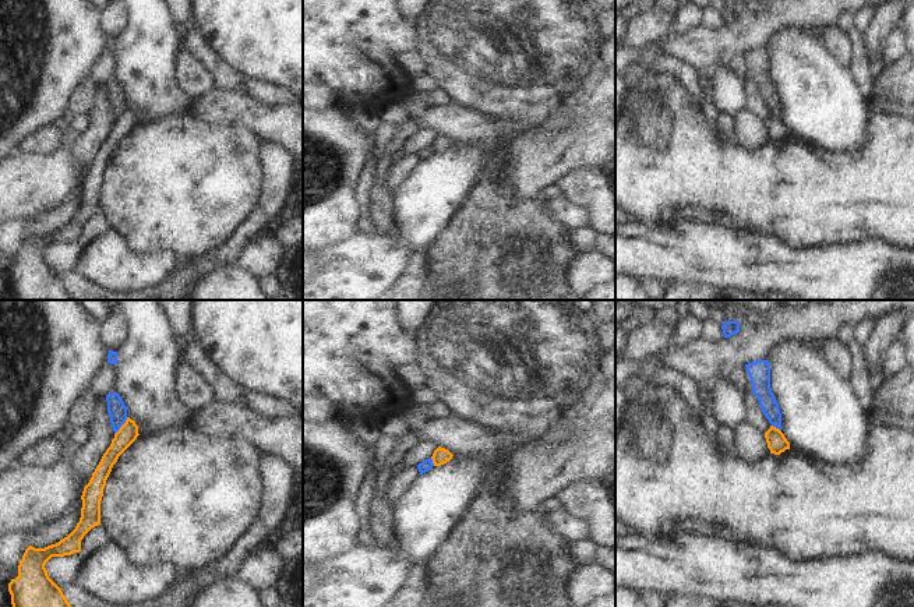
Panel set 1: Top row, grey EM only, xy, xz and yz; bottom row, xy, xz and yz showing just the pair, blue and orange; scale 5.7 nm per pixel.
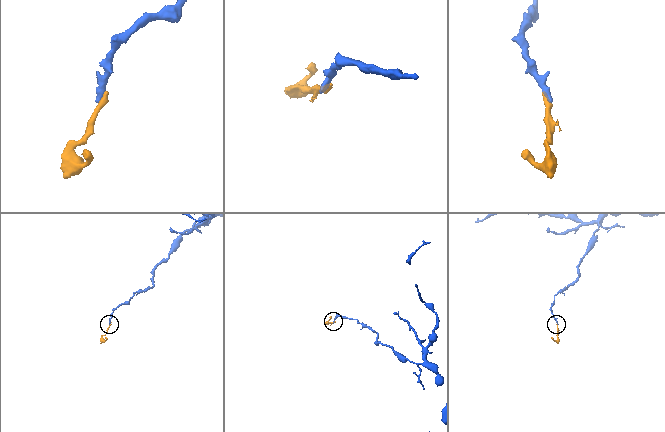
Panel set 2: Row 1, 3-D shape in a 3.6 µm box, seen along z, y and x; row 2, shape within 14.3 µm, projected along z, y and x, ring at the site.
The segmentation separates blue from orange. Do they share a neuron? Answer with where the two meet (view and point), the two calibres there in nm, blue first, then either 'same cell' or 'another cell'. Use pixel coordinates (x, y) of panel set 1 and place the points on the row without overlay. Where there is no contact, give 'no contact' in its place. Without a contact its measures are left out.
xy (122, 112) | 110/110 nm | another cell

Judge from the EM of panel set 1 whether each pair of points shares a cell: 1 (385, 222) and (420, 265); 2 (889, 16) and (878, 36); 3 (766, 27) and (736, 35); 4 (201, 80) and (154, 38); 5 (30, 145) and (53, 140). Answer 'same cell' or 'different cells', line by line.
1: same cell
2: same cell
3: same cell
4: different cells
5: same cell

